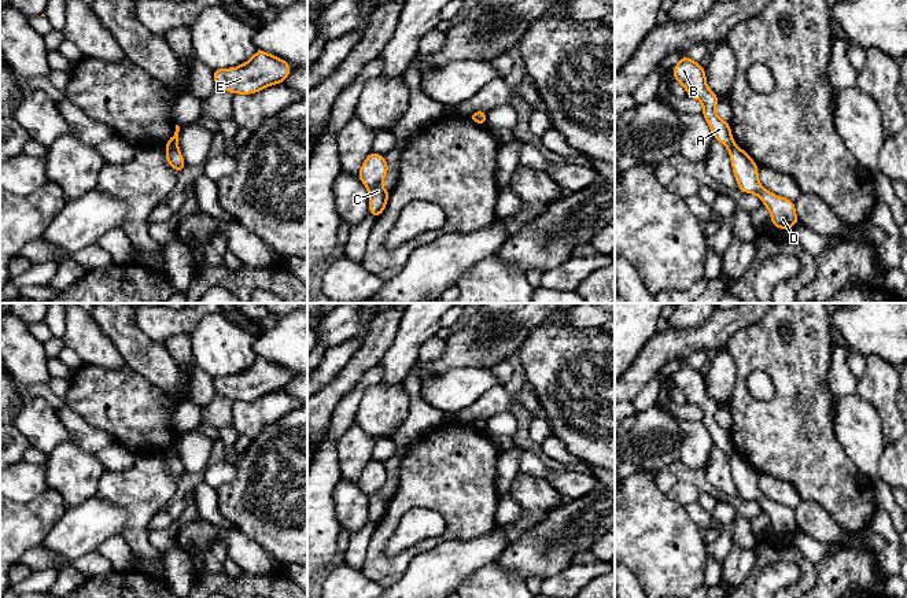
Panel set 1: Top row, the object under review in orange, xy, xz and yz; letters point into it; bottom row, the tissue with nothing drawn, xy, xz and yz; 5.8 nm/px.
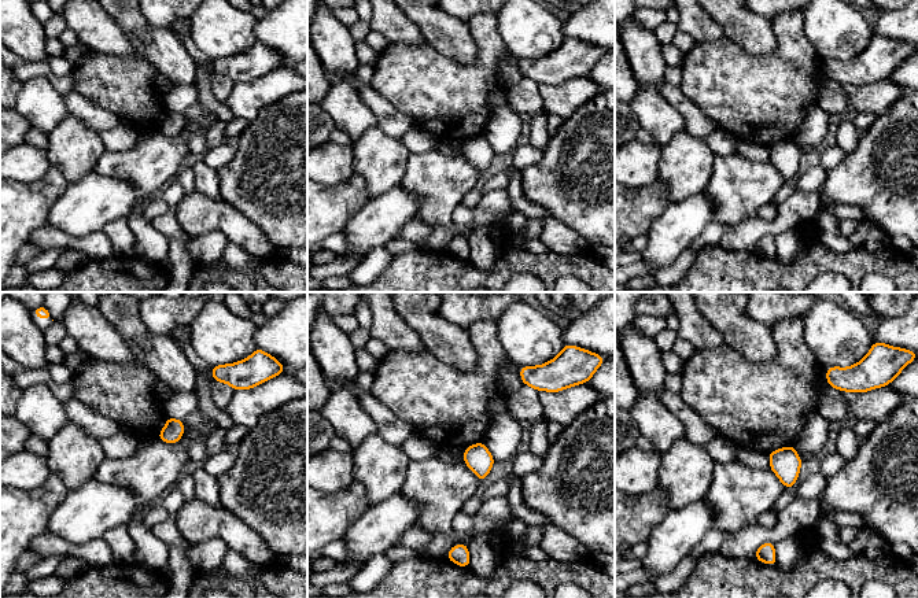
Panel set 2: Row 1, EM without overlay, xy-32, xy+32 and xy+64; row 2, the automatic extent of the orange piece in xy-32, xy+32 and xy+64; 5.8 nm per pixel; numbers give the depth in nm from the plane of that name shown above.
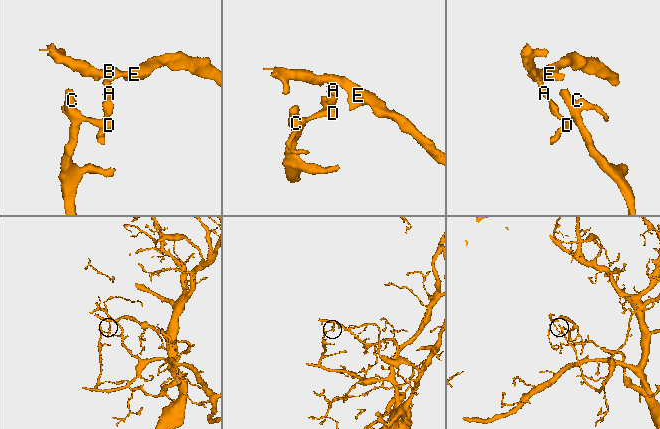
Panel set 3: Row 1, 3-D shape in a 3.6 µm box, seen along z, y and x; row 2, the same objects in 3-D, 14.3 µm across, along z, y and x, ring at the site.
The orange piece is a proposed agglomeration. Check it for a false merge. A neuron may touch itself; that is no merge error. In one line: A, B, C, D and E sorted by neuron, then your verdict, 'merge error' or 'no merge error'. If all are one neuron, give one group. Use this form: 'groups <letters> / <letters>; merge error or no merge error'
groups A B E / C D; merge error

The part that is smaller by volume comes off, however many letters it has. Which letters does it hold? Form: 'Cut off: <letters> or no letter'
Cut off: A, B, E

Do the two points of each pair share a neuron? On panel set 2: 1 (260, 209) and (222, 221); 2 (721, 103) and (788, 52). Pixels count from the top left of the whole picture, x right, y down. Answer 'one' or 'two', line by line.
1: two
2: one

